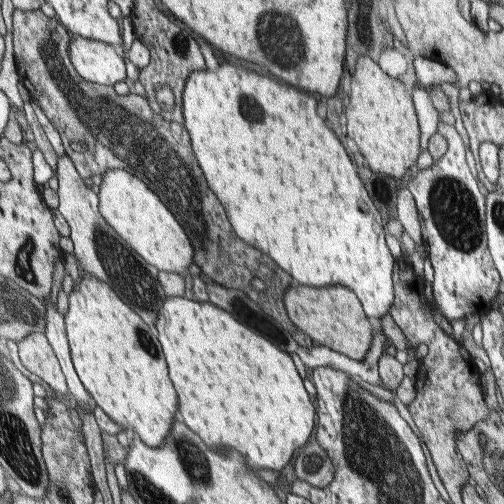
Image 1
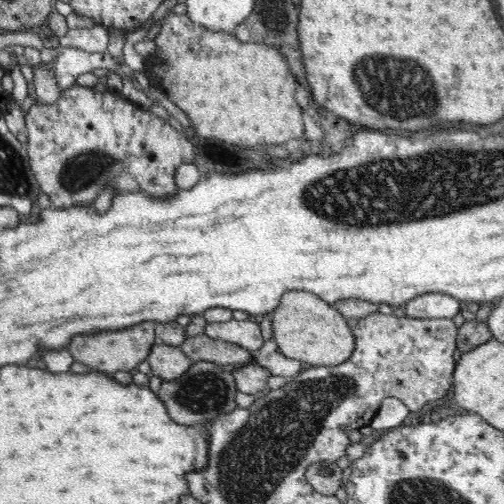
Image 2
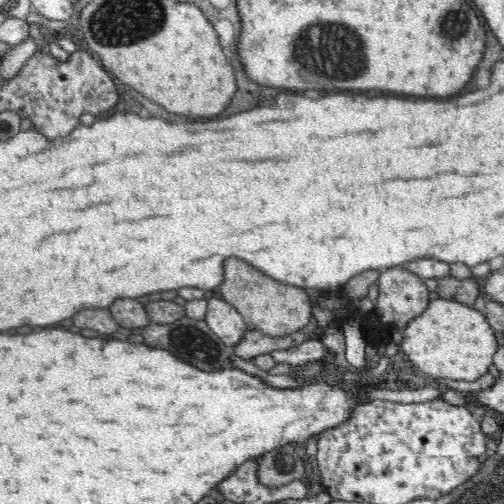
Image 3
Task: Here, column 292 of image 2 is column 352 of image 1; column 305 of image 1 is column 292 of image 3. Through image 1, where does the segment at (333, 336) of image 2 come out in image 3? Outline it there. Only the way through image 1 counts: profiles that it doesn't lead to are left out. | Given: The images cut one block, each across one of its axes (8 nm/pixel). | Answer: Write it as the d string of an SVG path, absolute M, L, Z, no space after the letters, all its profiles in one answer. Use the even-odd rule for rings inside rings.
M228 258L224 262L224 282L220 286L220 292L228 304L236 306L236 310L244 316L246 322L254 324L256 330L272 338L300 332L310 324L312 318L314 304L310 302L312 298L308 296L308 292L266 276L262 270L250 266L246 260Z

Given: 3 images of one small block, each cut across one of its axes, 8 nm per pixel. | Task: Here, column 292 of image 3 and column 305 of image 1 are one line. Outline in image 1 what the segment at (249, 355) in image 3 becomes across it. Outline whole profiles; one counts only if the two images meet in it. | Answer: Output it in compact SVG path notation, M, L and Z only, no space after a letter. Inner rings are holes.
M13 10L13 56L19 82L29 92L31 100L39 102L43 114L59 132L65 156L71 160L81 178L91 178L93 174L103 174L113 168L127 170L129 174L137 174L137 178L143 182L149 182L149 190L157 190L157 196L161 194L161 198L173 206L173 214L177 214L175 218L181 218L181 222L193 230L197 246L193 264L201 268L201 274L209 276L223 288L247 292L247 298L255 298L253 302L259 304L261 310L273 318L273 322L281 326L299 346L315 346L315 342L301 332L285 312L283 296L293 278L285 270L277 268L271 258L257 254L255 248L235 238L225 208L205 186L197 156L193 156L187 128L179 122L163 120L141 96L135 96L133 92L129 96L119 96L111 86L95 86L81 80L73 62L69 62L67 46L71 40L73 34L69 34L59 20L43 16L41 10ZM69 142L87 144L87 150L83 154L73 152Z

